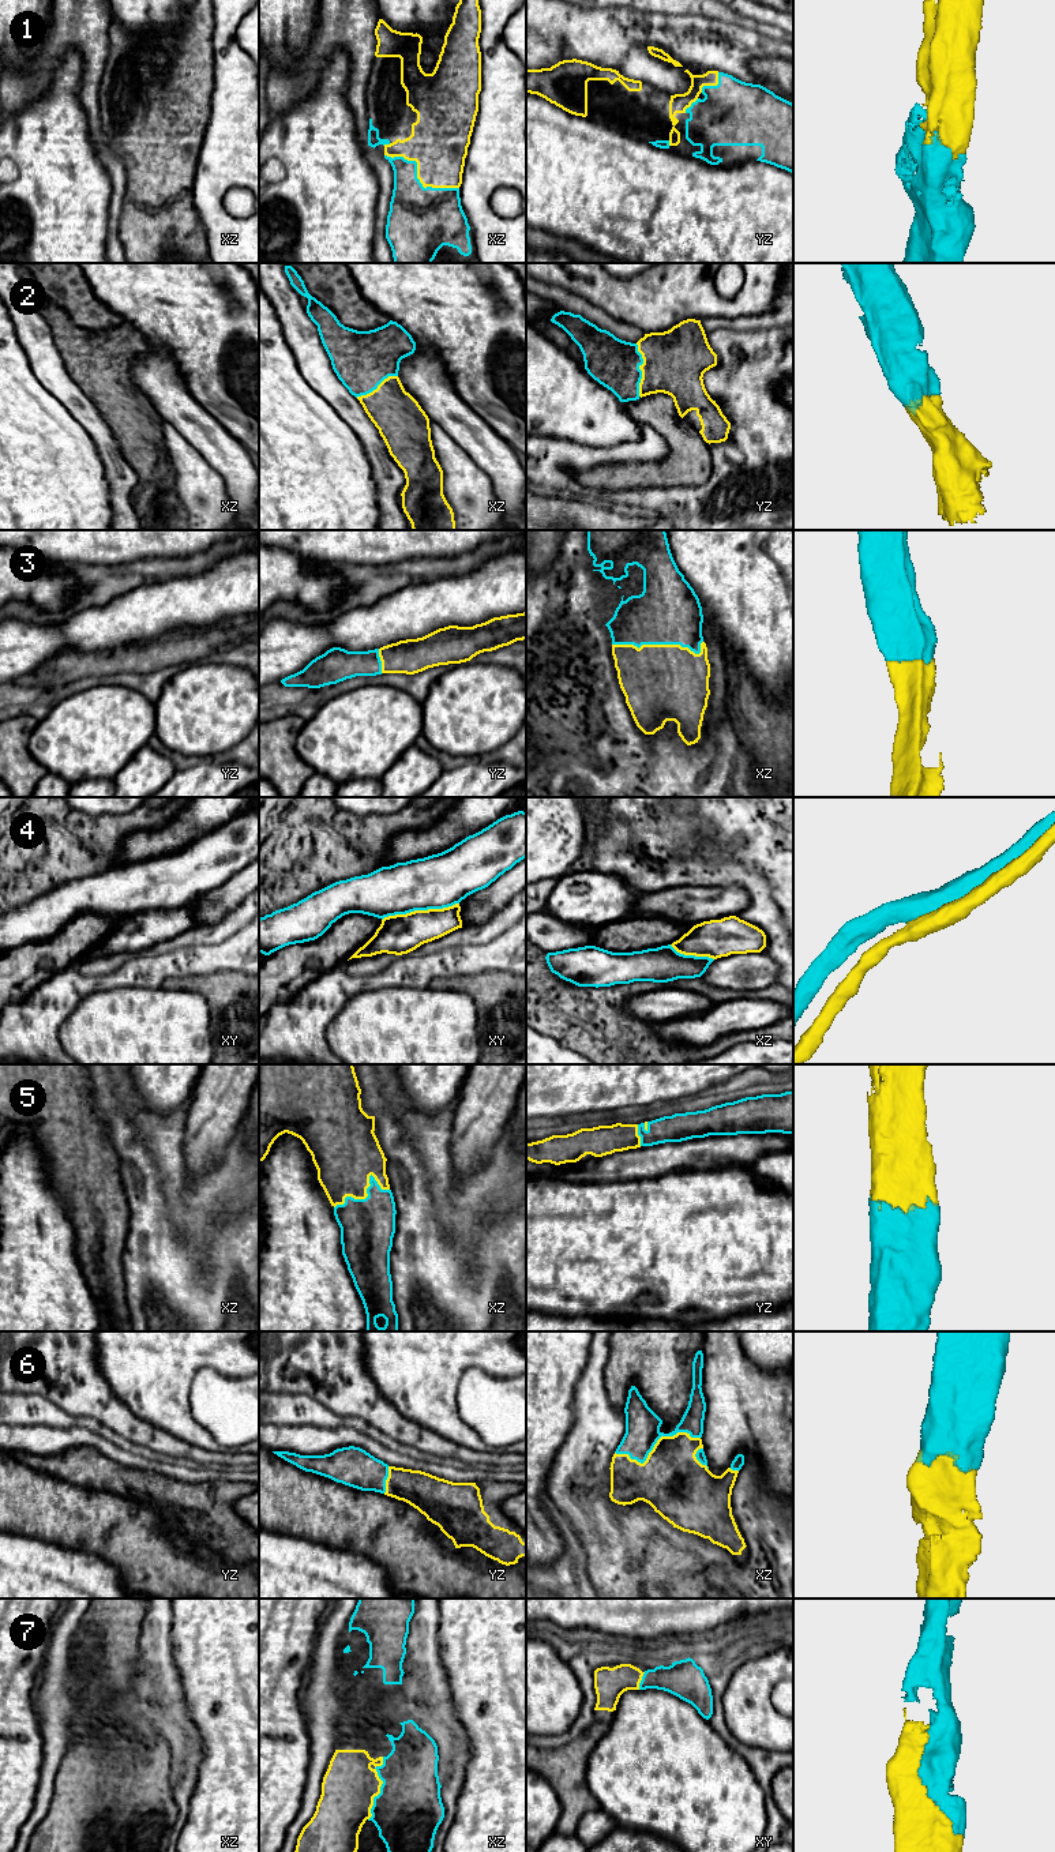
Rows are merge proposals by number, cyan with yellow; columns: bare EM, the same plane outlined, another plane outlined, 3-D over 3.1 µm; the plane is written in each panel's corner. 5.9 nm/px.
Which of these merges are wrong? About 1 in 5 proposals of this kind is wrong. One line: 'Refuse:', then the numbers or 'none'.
Refuse: 4

